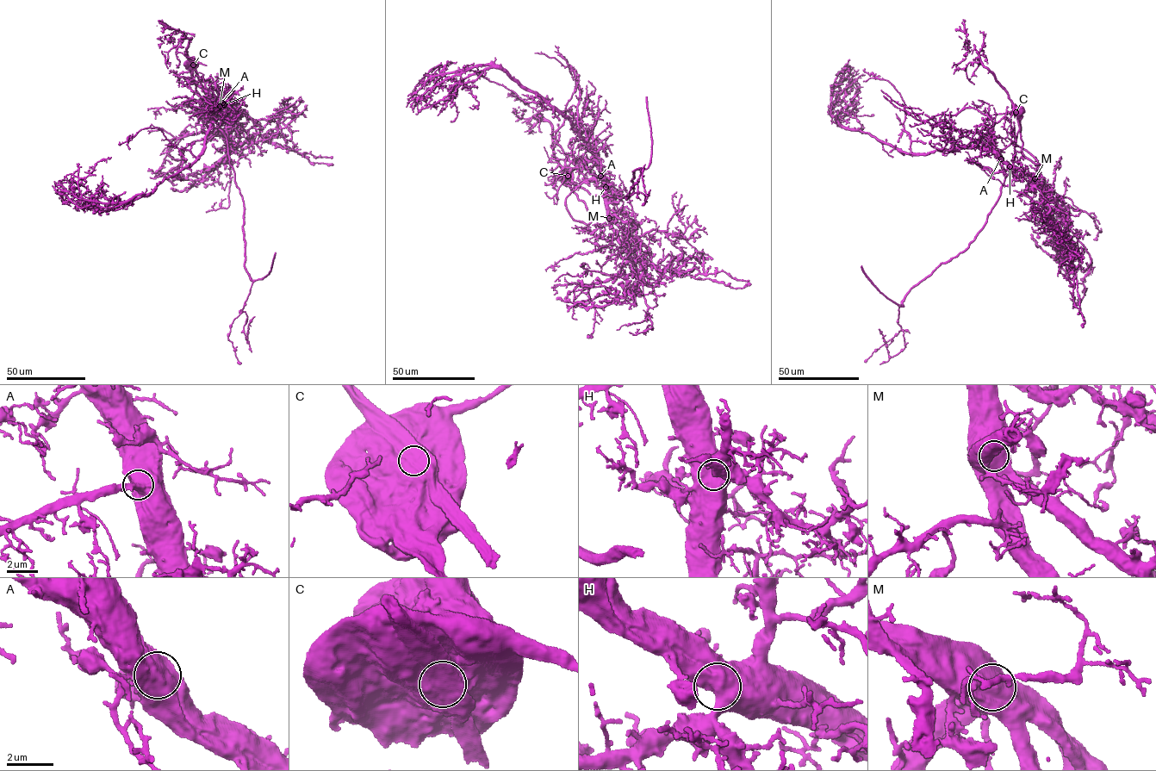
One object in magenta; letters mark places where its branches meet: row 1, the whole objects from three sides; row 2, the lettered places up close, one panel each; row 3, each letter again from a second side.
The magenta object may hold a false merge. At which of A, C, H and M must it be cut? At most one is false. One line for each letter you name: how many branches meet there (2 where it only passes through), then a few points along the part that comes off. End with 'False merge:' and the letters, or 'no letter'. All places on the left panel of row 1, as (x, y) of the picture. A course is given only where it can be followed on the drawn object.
C: branches 1; course (193, 65), (226, 139), (244, 203), (245, 270), (252, 282), (242, 311), (247, 341), (254, 316)
False merge: C

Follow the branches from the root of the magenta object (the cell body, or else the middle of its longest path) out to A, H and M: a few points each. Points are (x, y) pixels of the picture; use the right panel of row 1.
A: (1019, 111), (1022, 154), (1038, 164), (1026, 150), (1013, 144), (1000, 152), (1001, 158)
H: (1019, 111), (1022, 154), (1038, 164), (1026, 150), (1011, 144), (1000, 152), (998, 158), (1009, 166)
M: (1019, 111), (1022, 154), (1038, 164), (1026, 150), (1013, 144), (999, 156), (1003, 163), (1008, 162), (1034, 178)

